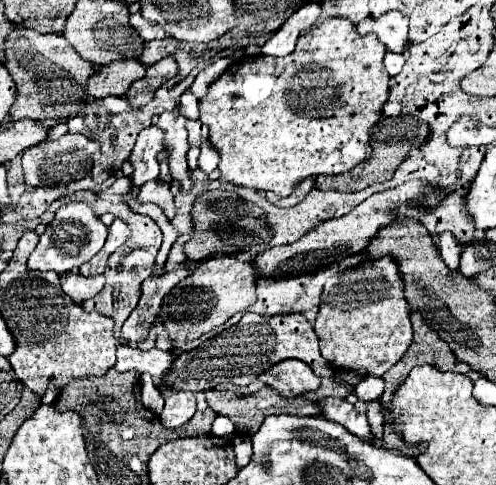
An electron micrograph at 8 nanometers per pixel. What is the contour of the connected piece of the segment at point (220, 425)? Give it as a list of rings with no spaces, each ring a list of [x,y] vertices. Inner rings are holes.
[[[228,417],[217,418],[217,425],[212,425],[211,433],[218,437],[231,438],[235,435],[235,426]]]

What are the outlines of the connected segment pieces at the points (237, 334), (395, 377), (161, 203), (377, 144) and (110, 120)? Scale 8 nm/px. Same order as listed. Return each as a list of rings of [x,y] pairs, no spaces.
[[[245,312],[235,326],[205,340],[199,348],[175,356],[171,374],[167,376],[167,380],[161,382],[173,386],[175,390],[191,390],[191,392],[215,388],[217,384],[225,382],[225,378],[231,384],[245,386],[251,384],[259,374],[267,372],[267,368],[287,358],[297,358],[309,364],[313,372],[323,378],[331,378],[335,374],[335,370],[323,360],[319,352],[319,338],[313,332],[311,322],[303,314],[259,318],[253,312]]]
[[[413,314],[411,322],[413,322],[413,334],[415,334],[413,344],[407,350],[407,356],[403,356],[403,360],[399,360],[399,364],[395,364],[395,368],[391,368],[387,376],[383,376],[385,380],[385,392],[381,396],[383,400],[391,400],[391,392],[395,392],[395,388],[399,388],[399,384],[407,378],[409,370],[419,364],[433,364],[439,370],[467,374],[471,376],[473,382],[479,378],[477,372],[473,372],[467,364],[459,362],[455,354],[447,348],[447,344],[421,322],[419,314]]]
[[[153,180],[153,182],[145,182],[141,188],[139,188],[139,194],[137,194],[137,200],[139,202],[153,202],[157,204],[165,216],[171,220],[171,216],[175,216],[175,206],[173,206],[173,194],[169,190],[169,184],[163,184],[159,180]]]
[[[395,116],[395,118],[381,118],[371,128],[371,156],[357,164],[351,172],[343,172],[337,176],[317,176],[315,188],[319,190],[339,190],[339,192],[359,192],[375,182],[385,182],[393,176],[397,166],[405,160],[407,152],[413,148],[419,148],[427,140],[429,128],[425,124],[419,124],[411,116]]]
[[[105,98],[105,112],[103,114],[77,114],[77,116],[69,118],[67,126],[69,126],[71,134],[83,134],[83,136],[89,136],[91,140],[101,144],[101,148],[98,150],[101,151],[101,161],[93,162],[93,170],[91,170],[93,180],[97,184],[101,184],[105,178],[115,174],[119,170],[119,162],[123,162],[131,156],[137,134],[152,123],[154,115],[159,116],[165,111],[172,110],[176,105],[177,101],[175,100],[168,102],[153,99],[141,108],[133,108],[123,98]]]

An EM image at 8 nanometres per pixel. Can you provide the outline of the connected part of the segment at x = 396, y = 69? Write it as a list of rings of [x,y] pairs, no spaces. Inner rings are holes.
[[[387,50],[385,58],[383,58],[383,64],[385,64],[387,72],[389,72],[391,76],[395,76],[395,74],[401,72],[401,68],[403,68],[403,64],[405,64],[405,56],[403,56],[403,54],[393,54],[393,52]]]

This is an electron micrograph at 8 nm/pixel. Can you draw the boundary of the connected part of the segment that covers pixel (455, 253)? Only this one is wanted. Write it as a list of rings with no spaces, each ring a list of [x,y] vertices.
[[[449,232],[441,234],[439,240],[437,240],[437,246],[439,246],[439,252],[441,252],[441,258],[443,262],[447,264],[449,272],[455,274],[459,270],[459,260],[461,260],[461,252],[463,252],[463,244],[457,242],[457,238]]]

